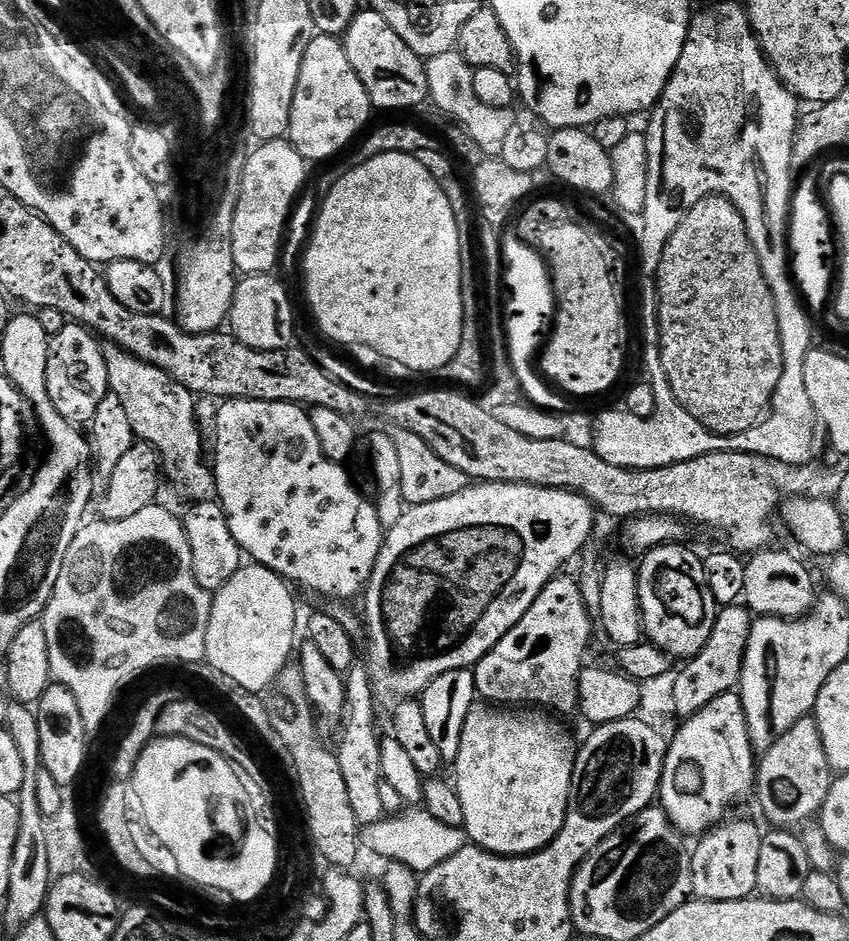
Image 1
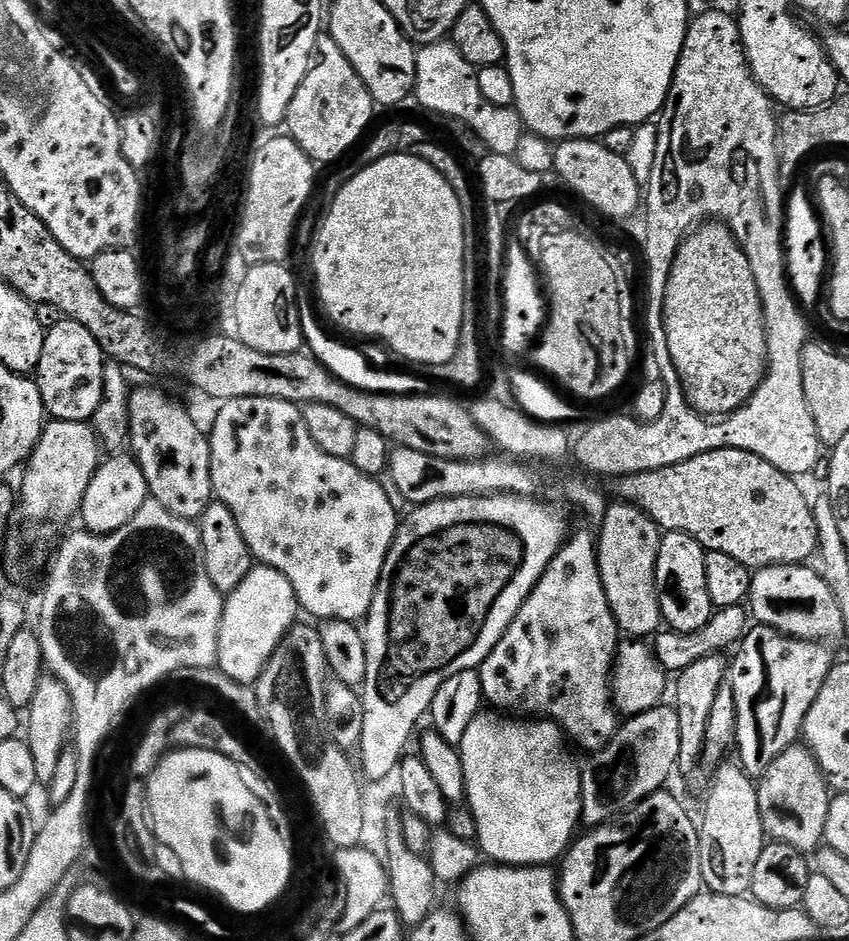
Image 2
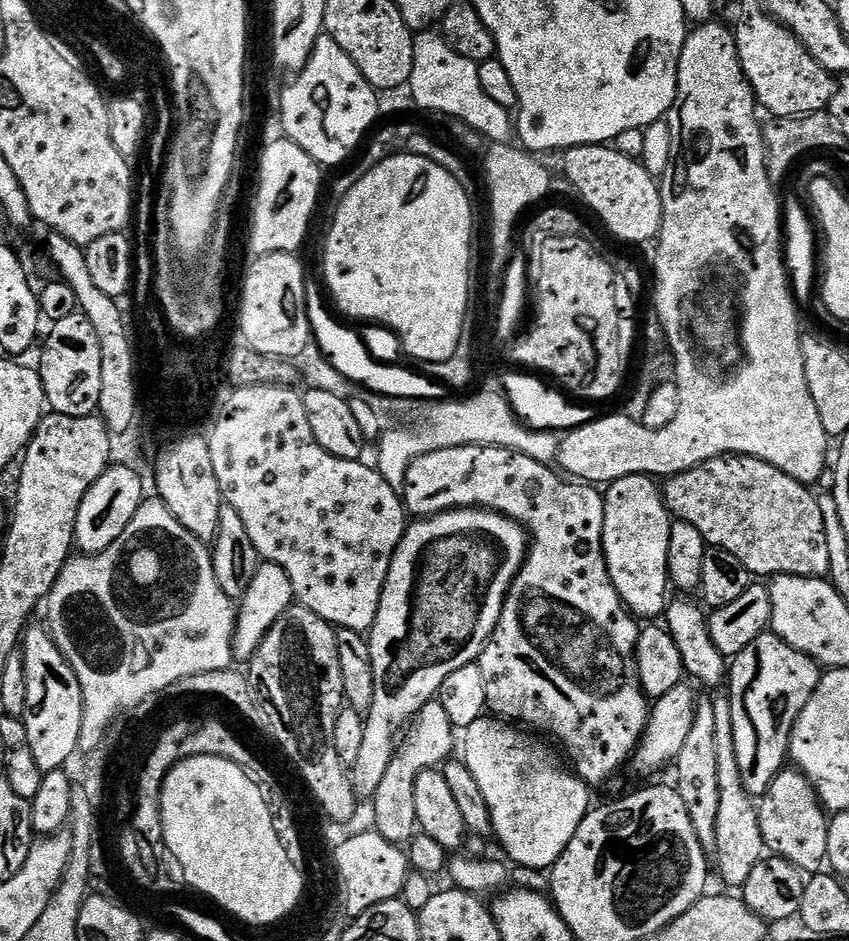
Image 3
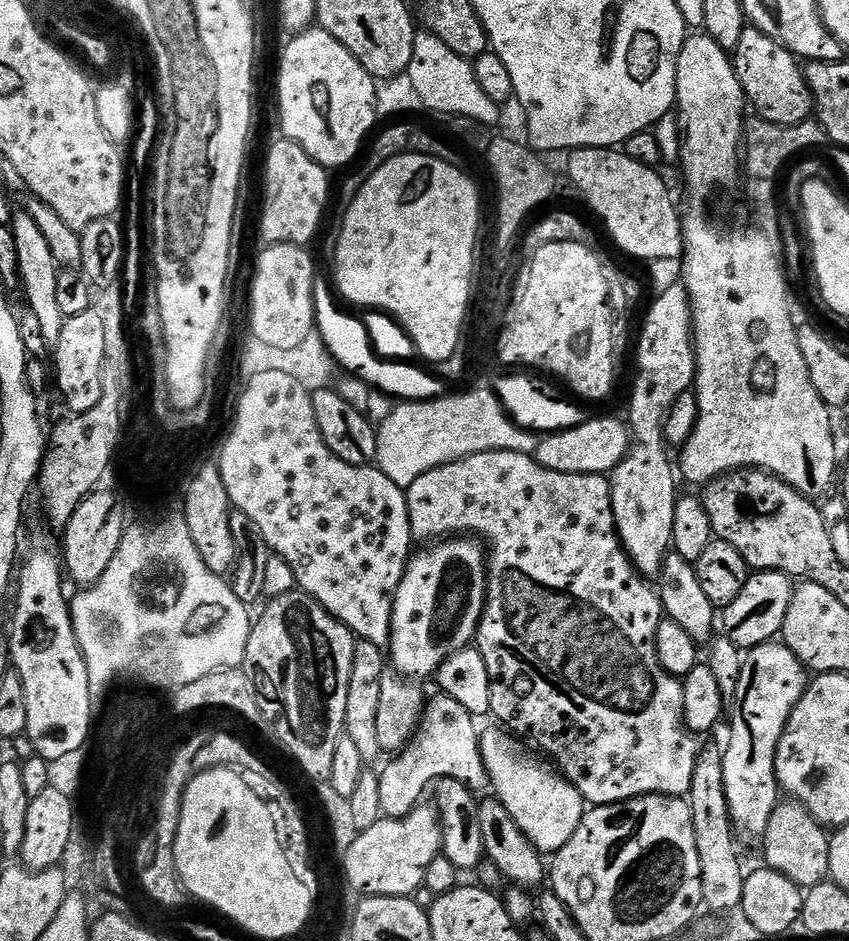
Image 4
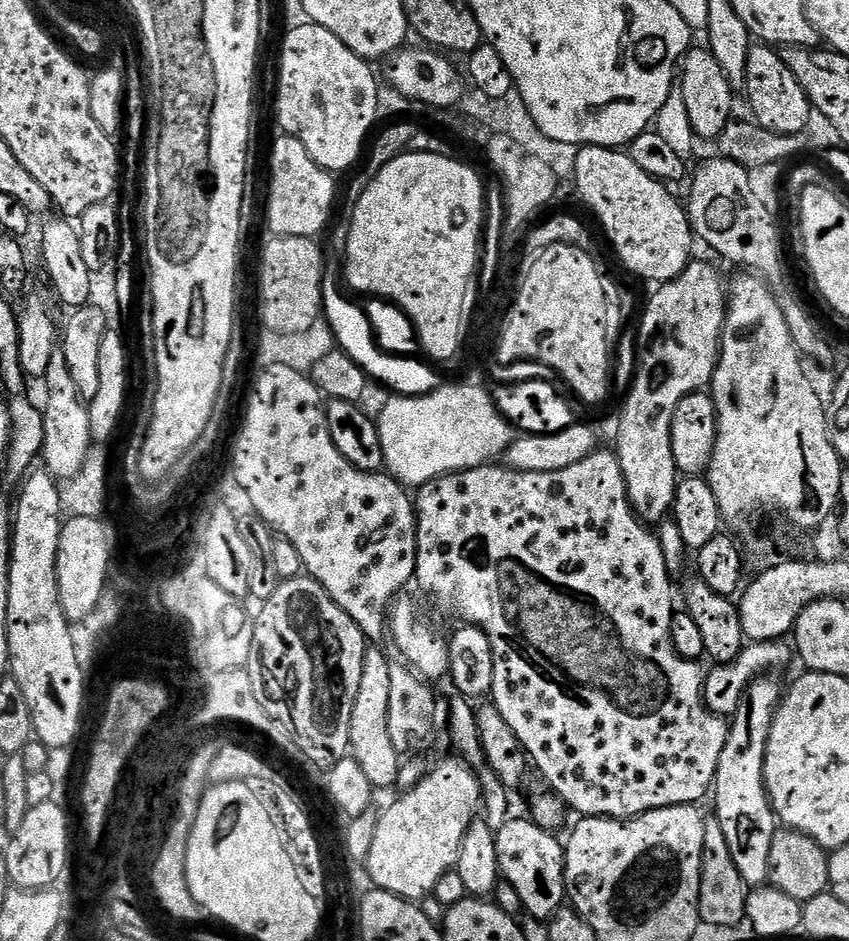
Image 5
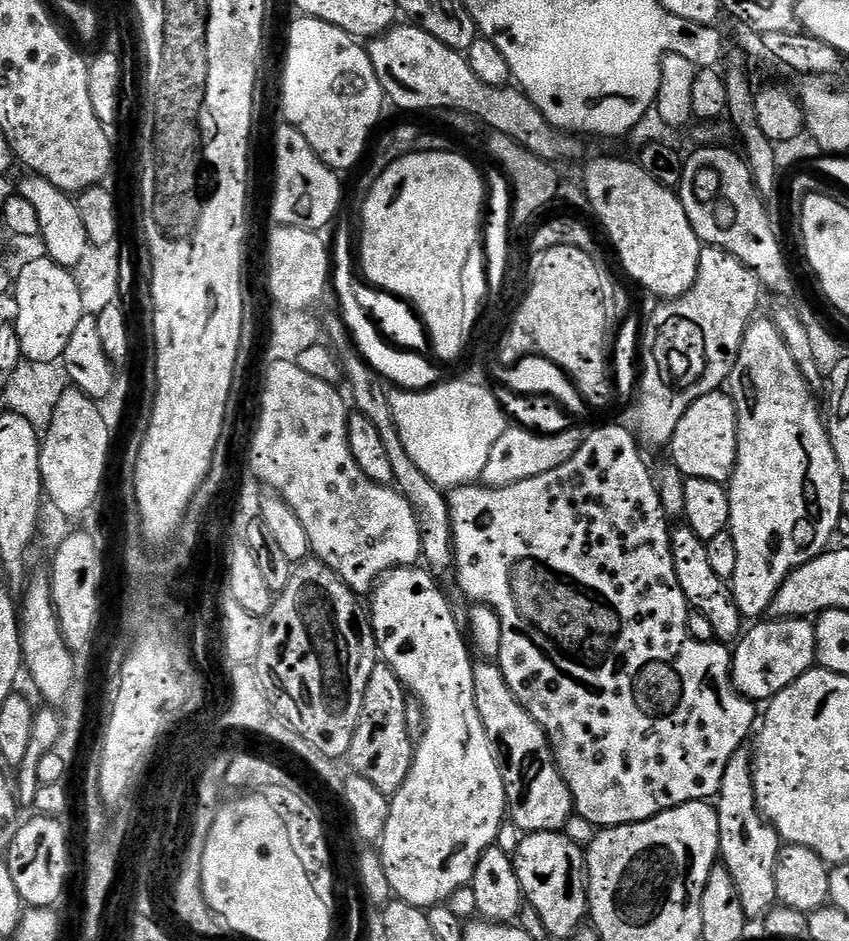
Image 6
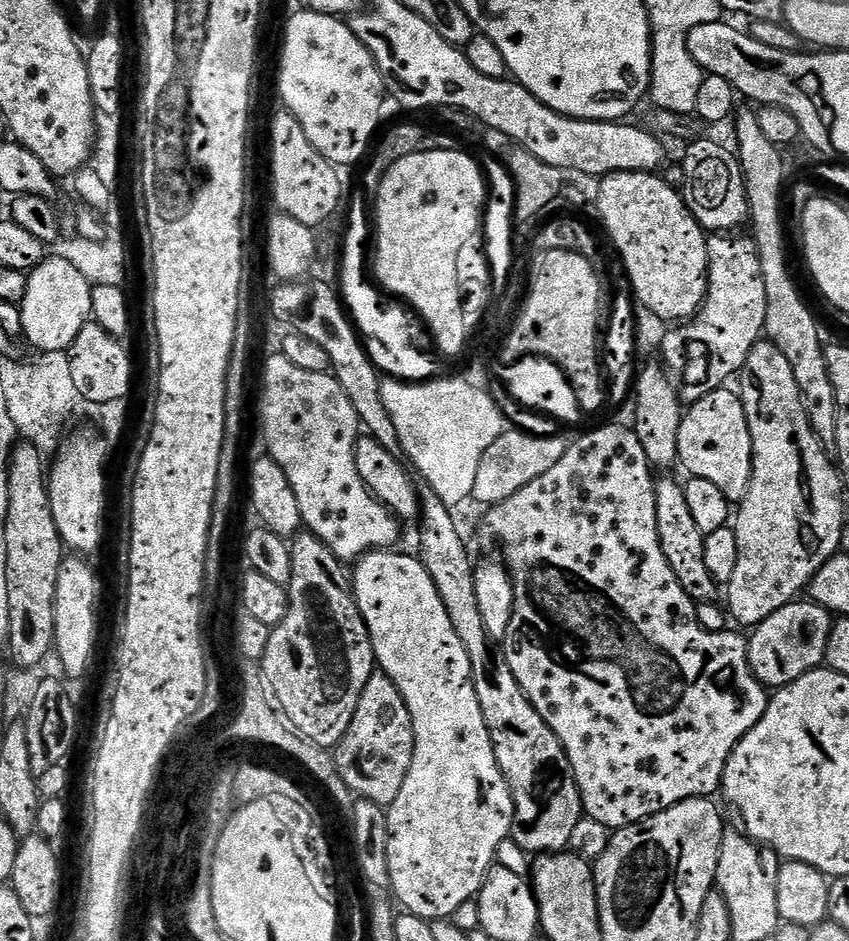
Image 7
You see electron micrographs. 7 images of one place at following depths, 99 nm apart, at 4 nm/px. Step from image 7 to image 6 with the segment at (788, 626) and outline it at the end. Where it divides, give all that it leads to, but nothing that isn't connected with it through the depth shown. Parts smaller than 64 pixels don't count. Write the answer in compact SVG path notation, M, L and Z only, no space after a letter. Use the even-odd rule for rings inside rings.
M768 618L747 629L735 641L732 654L732 681L747 700L767 702L817 663L816 625L811 619Z

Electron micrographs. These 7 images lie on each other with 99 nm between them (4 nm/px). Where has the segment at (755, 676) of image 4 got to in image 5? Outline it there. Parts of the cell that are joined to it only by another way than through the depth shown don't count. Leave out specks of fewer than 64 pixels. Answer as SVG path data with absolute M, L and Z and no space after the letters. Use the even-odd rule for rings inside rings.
M765 674L752 681L734 713L734 723L729 729L728 741L722 750L722 758L716 771L714 818L719 821L722 832L726 834L726 842L730 845L730 858L734 858L738 874L742 874L752 890L769 883L770 846L774 846L778 831L776 811L772 809L768 787L764 784L764 763L770 726L781 699L782 687L780 688L776 678Z

